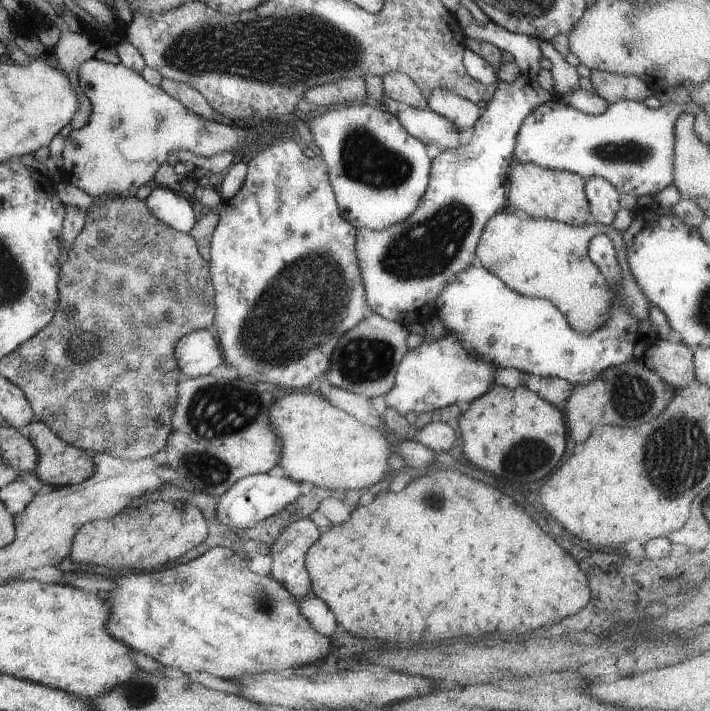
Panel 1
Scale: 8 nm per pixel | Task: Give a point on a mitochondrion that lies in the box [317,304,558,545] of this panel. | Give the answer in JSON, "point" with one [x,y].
{"point":[361,360]}

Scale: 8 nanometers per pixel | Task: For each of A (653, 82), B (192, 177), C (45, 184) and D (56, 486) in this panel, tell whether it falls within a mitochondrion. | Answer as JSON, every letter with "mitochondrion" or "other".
{"A":"other","B":"other","C":"other","D":"other"}

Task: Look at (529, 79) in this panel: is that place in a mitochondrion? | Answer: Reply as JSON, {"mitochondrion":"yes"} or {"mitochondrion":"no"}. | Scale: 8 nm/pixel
{"mitochondrion":"no"}

